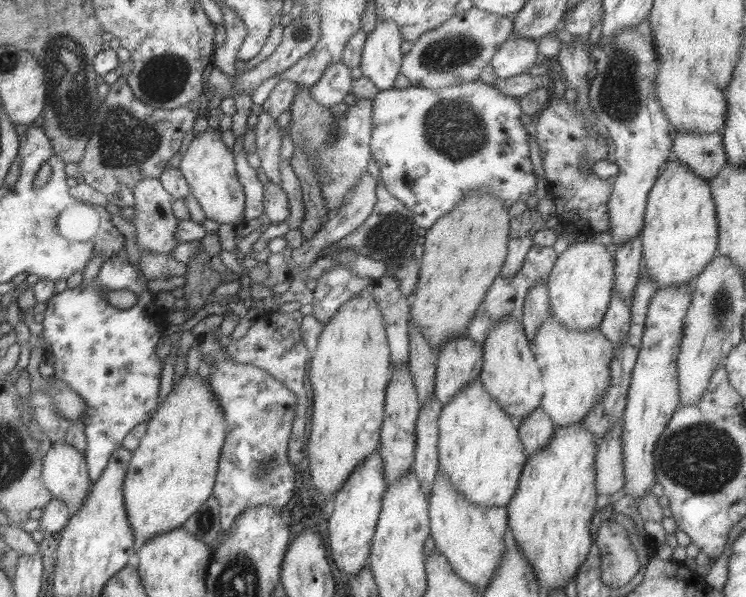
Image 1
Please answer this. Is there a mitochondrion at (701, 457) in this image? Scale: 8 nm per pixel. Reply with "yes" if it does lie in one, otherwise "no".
yes

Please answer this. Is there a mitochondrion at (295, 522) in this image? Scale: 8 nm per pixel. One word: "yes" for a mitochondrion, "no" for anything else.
no

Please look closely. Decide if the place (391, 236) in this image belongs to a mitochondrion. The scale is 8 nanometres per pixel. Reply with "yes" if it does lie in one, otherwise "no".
yes

